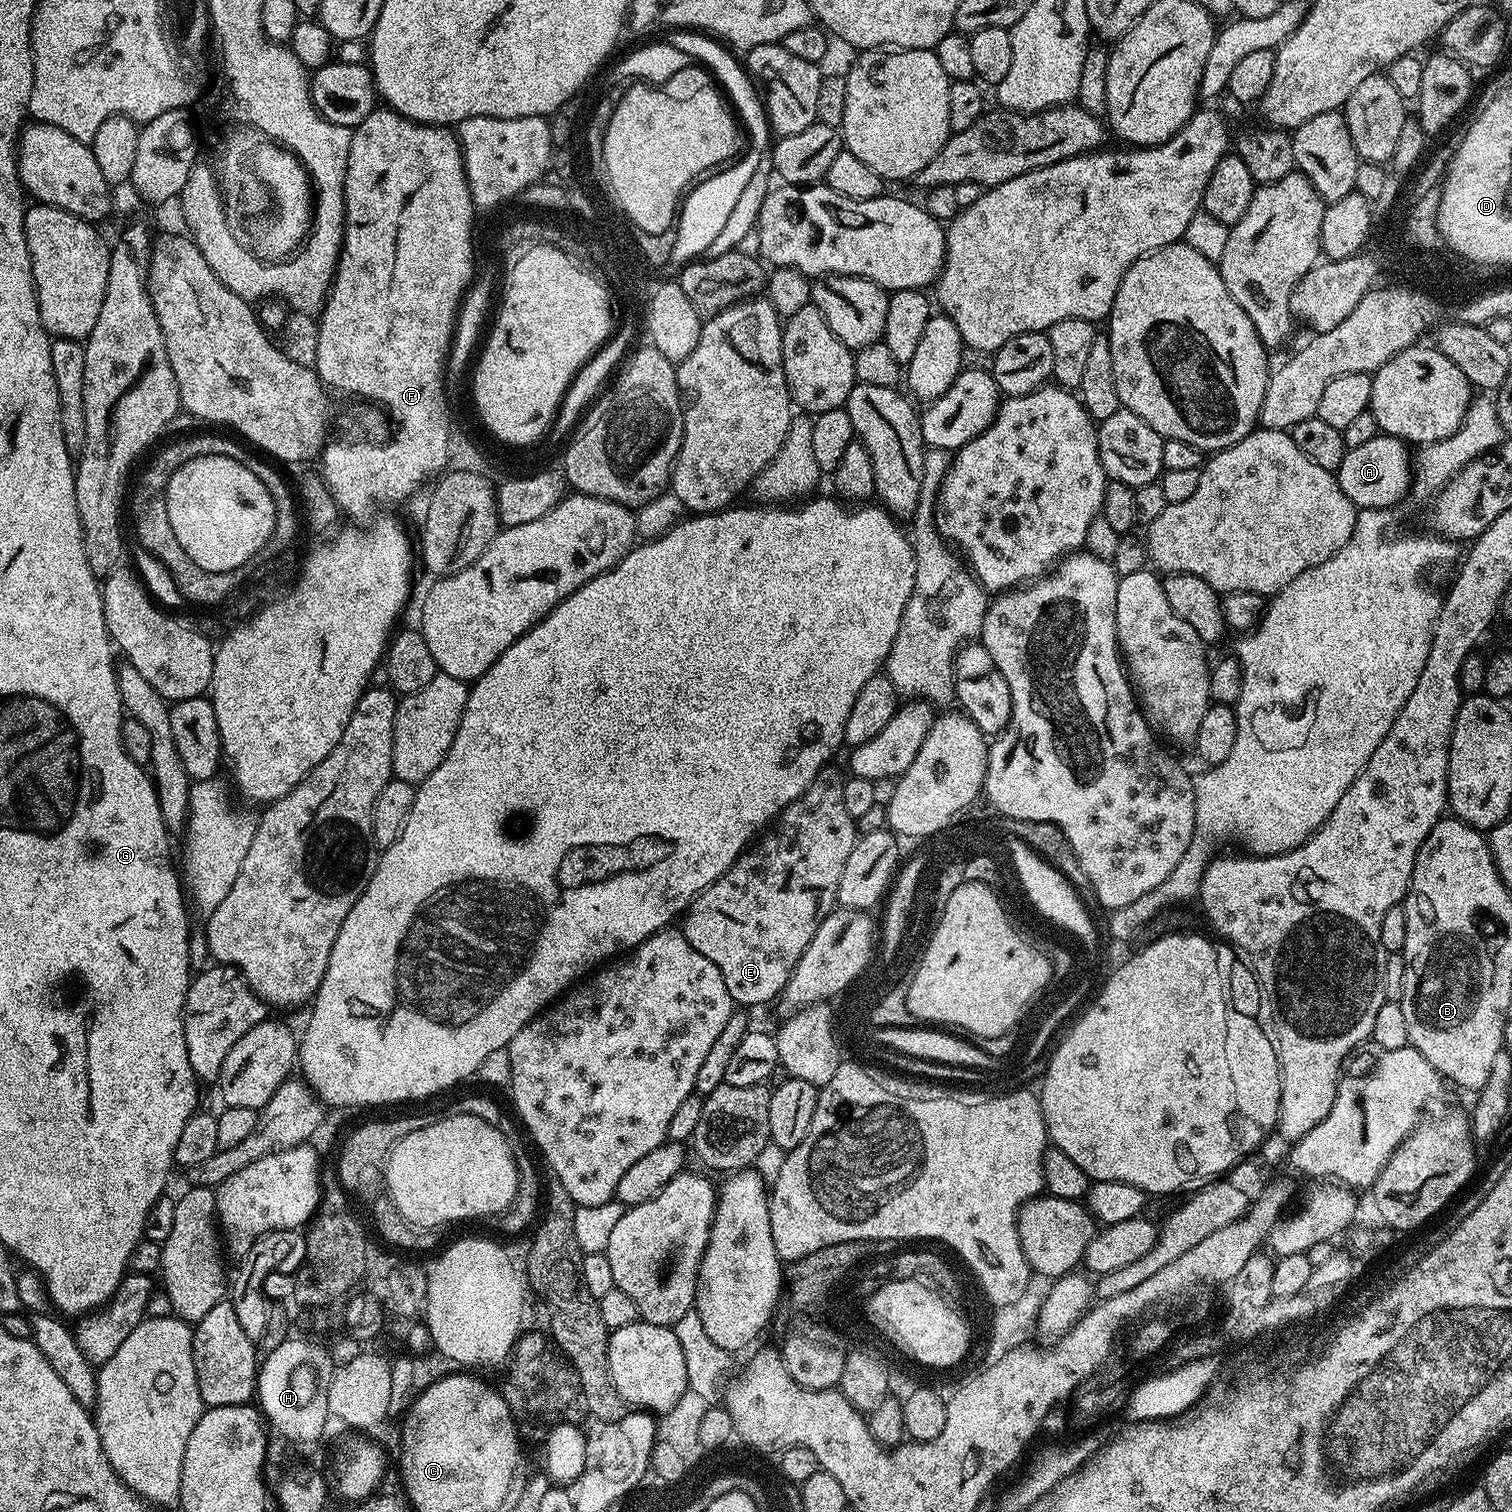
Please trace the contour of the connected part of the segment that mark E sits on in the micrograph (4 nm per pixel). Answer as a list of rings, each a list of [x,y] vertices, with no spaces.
[[[816,779],[790,807],[784,809],[776,817],[771,827],[763,833],[762,839],[759,841],[759,844],[761,843],[760,848],[753,847],[751,850],[745,850],[734,861],[732,869],[726,874],[722,874],[722,878],[714,881],[705,892],[700,893],[688,905],[687,913],[683,917],[683,920],[685,919],[684,925],[682,925],[684,936],[690,942],[690,946],[694,946],[694,950],[706,954],[706,958],[710,958],[710,962],[714,962],[714,966],[718,966],[718,974],[722,974],[722,982],[726,982],[726,990],[730,994],[733,1005],[768,1004],[775,996],[777,999],[783,993],[786,985],[788,985],[788,979],[792,977],[792,971],[798,962],[798,958],[802,958],[806,946],[810,946],[810,942],[814,938],[818,926],[822,926],[824,919],[837,907],[838,901],[836,895],[838,894],[838,886],[842,882],[842,870],[846,870],[846,858],[850,858],[850,850],[854,850],[858,833],[856,830],[856,820],[848,813],[846,802],[842,800],[843,783],[839,779],[837,781],[824,779]]]

